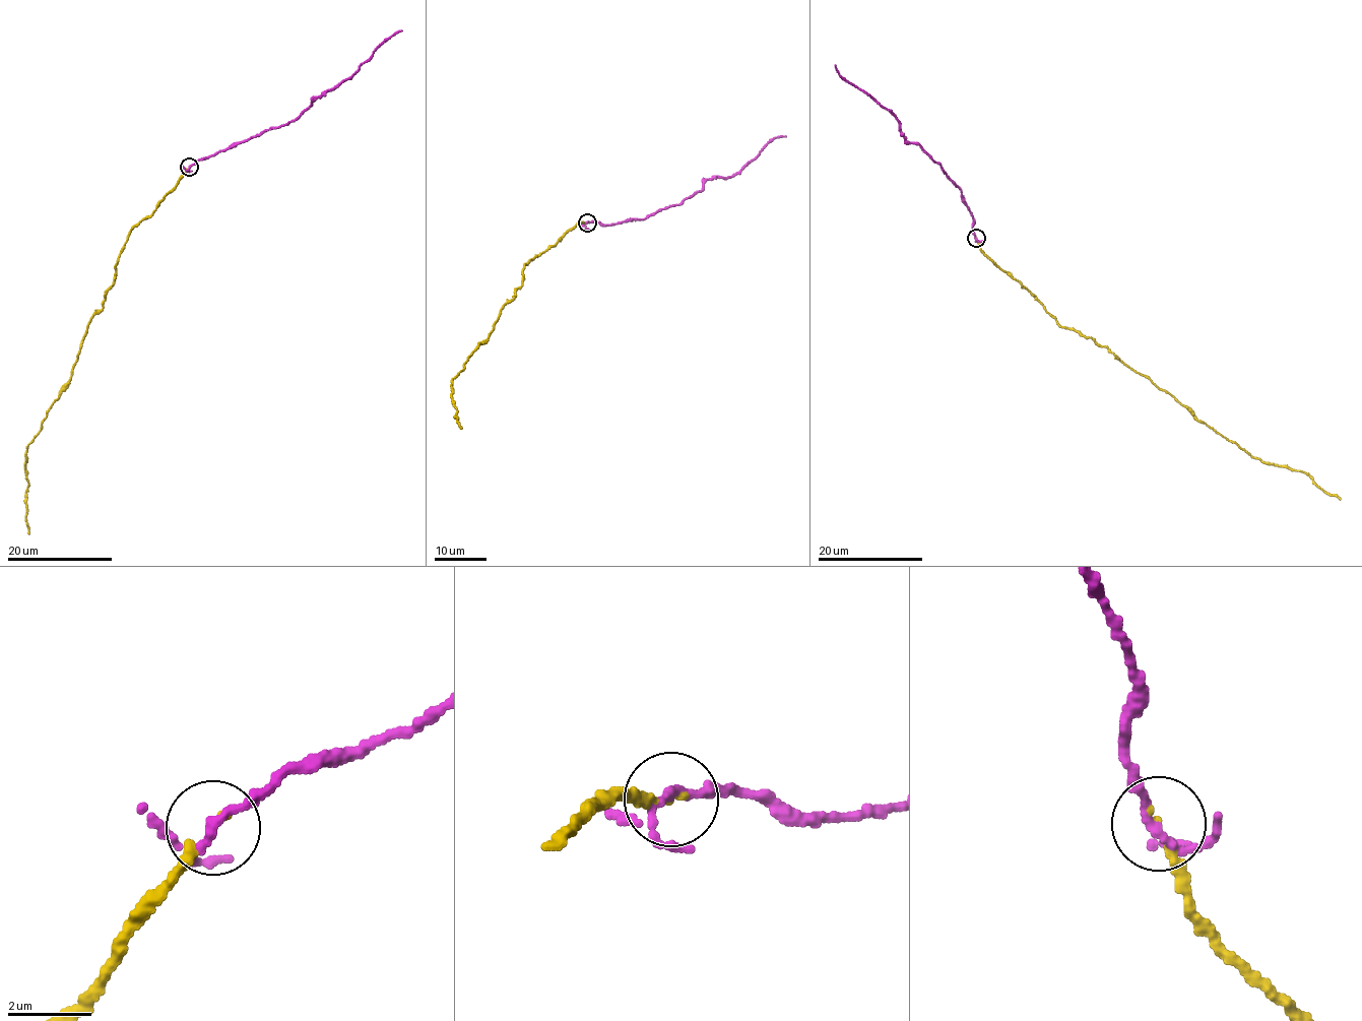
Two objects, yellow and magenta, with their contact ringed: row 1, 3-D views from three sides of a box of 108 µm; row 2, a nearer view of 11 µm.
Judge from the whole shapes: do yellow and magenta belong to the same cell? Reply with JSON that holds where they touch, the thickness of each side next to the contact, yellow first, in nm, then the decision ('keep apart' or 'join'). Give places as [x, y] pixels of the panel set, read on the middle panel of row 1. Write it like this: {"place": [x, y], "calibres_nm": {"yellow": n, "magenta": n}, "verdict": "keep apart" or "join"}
{"place": [587, 222], "calibres_nm": {"yellow": 190, "magenta": 220}, "verdict": "join"}

